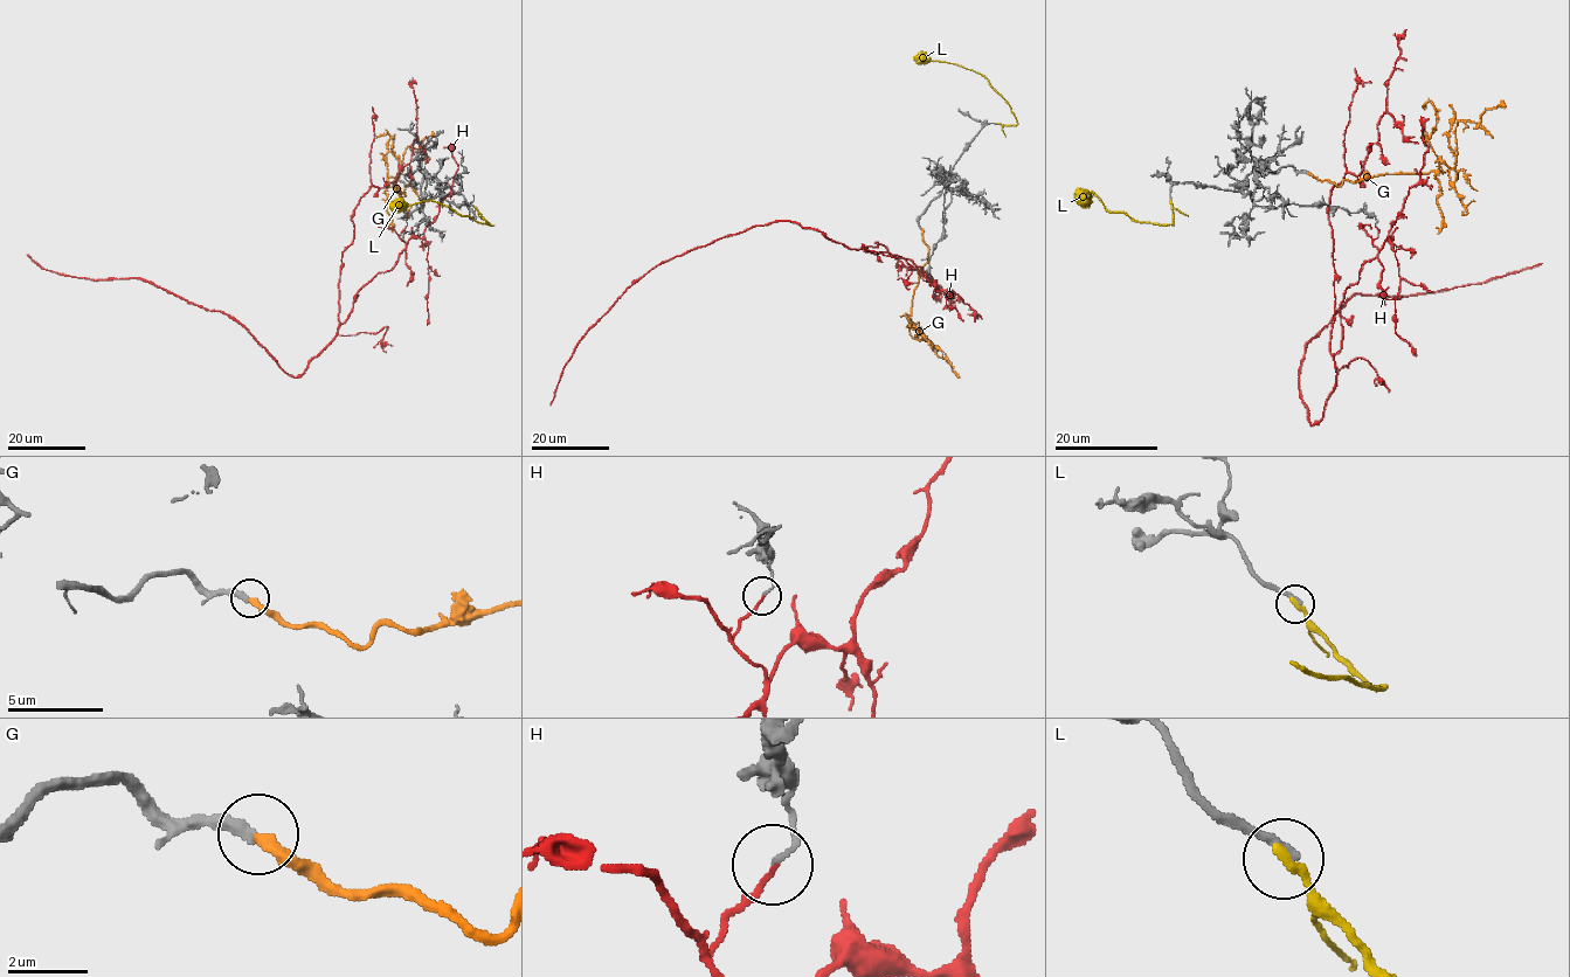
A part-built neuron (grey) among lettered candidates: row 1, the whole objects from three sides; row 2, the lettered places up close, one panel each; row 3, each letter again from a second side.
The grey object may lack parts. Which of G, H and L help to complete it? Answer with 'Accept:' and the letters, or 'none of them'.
Accept: G

